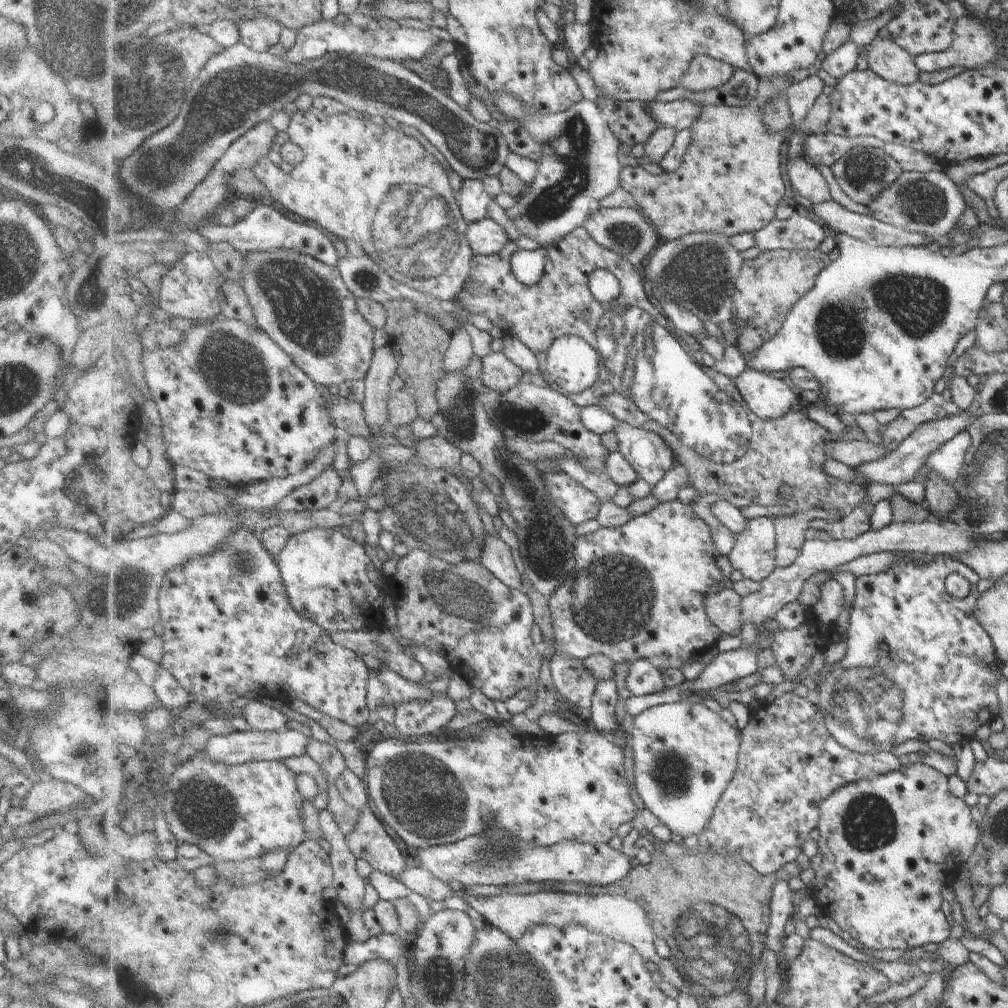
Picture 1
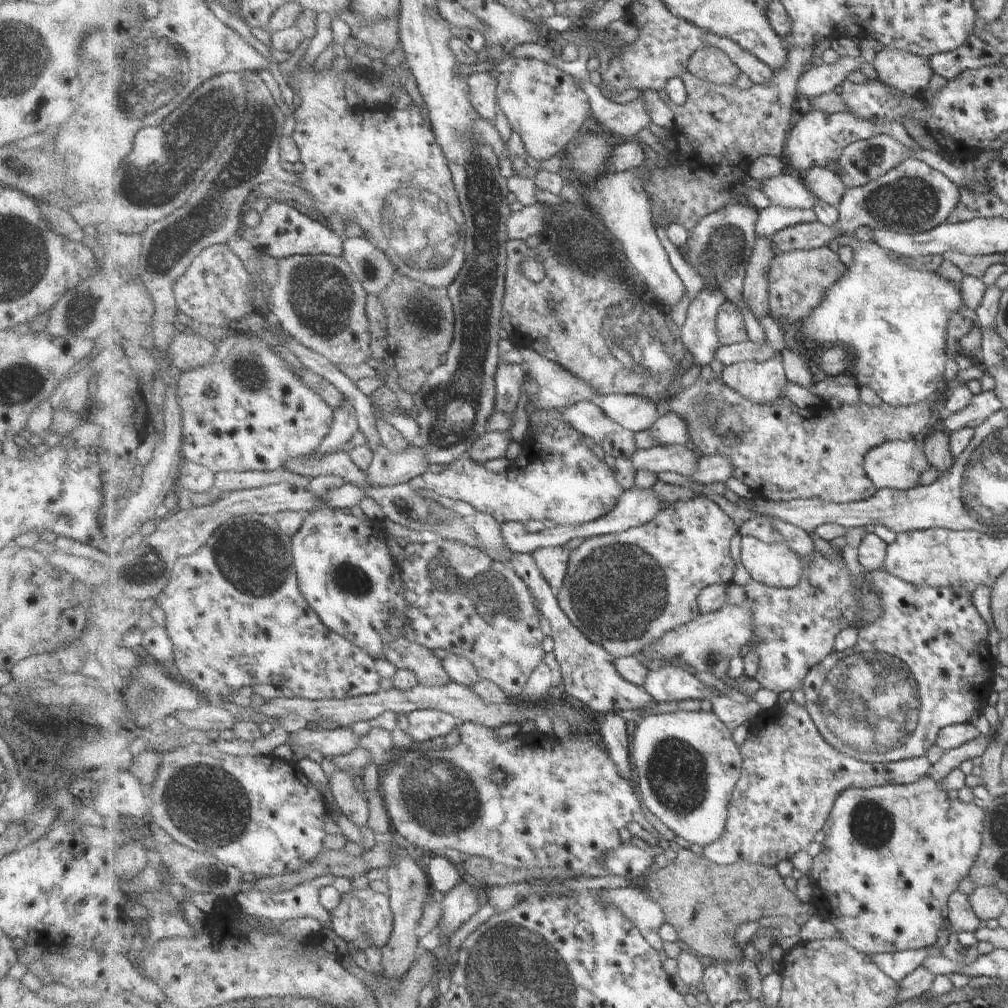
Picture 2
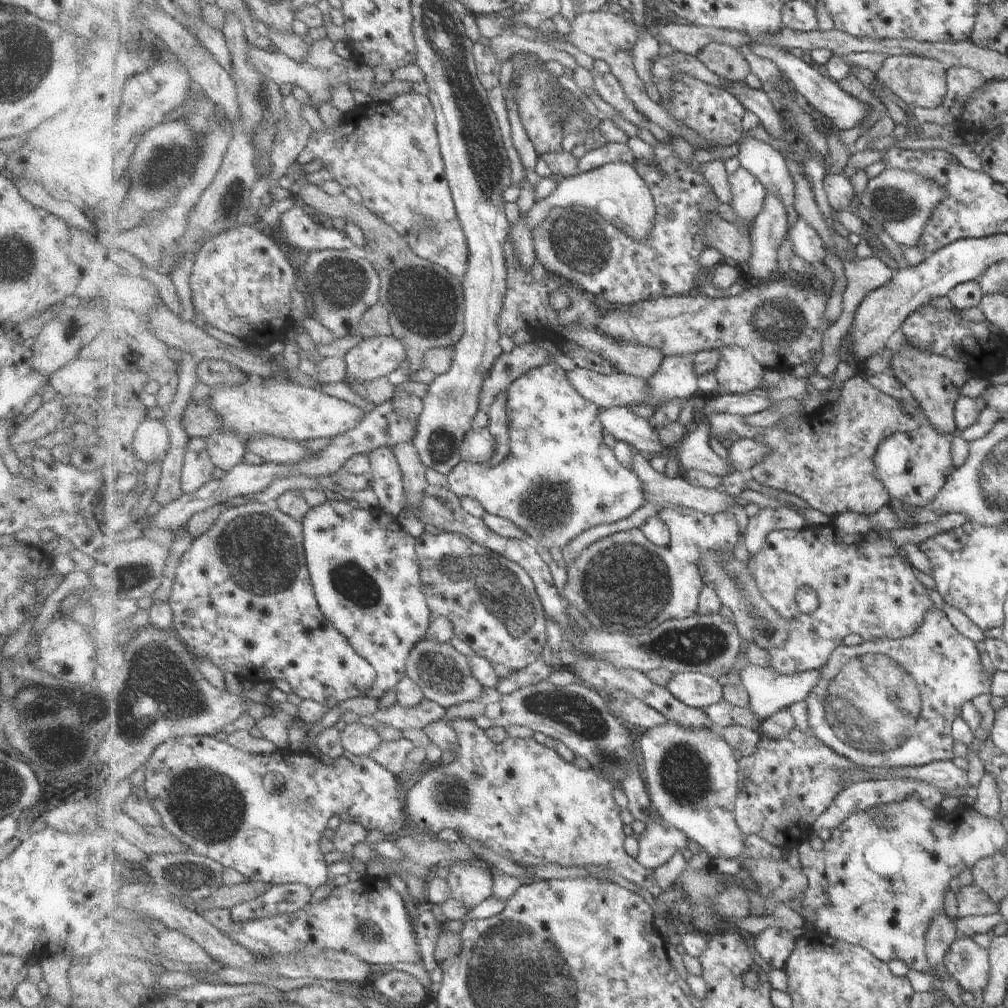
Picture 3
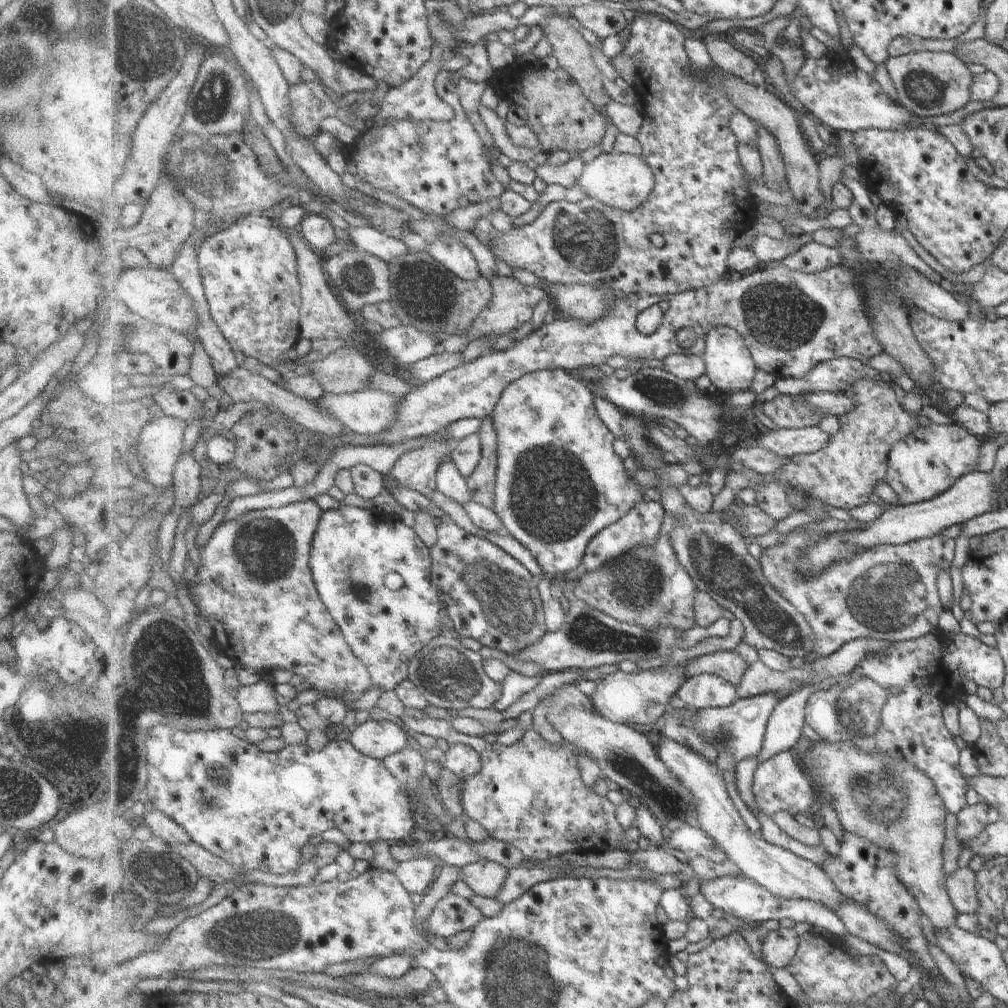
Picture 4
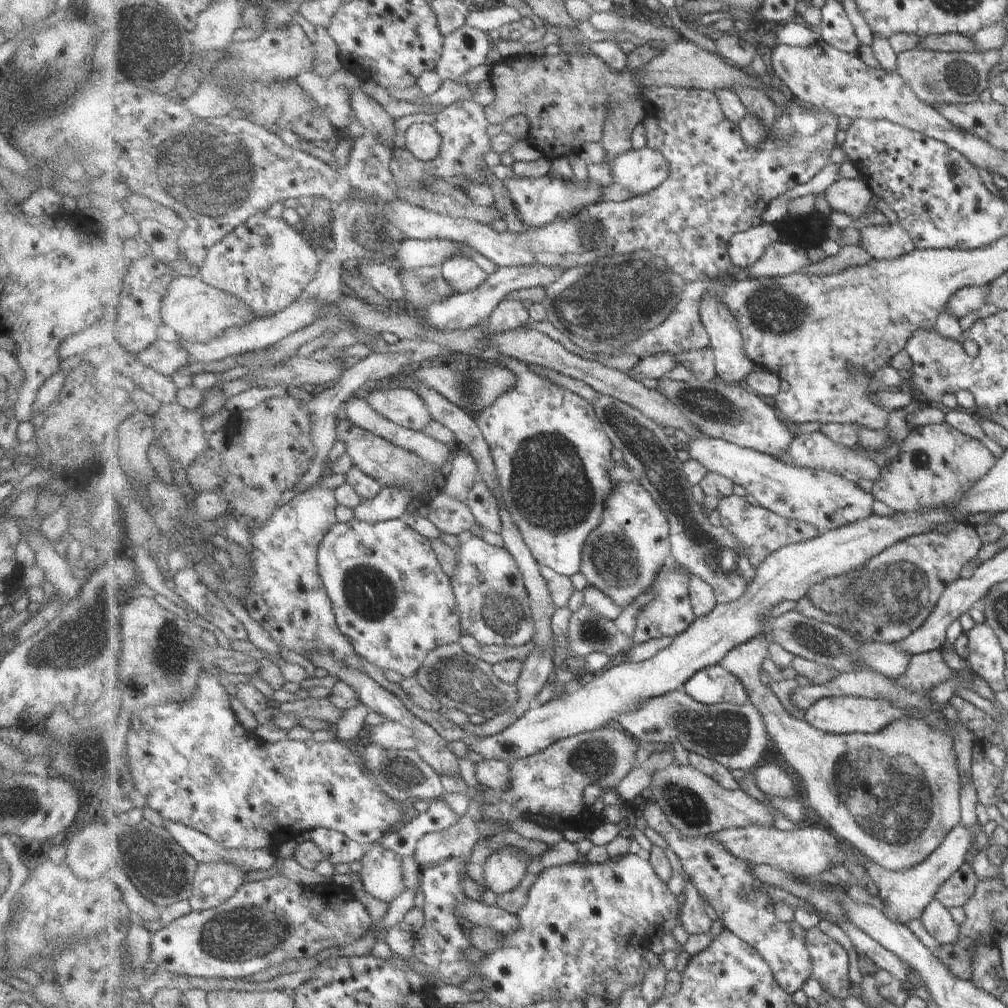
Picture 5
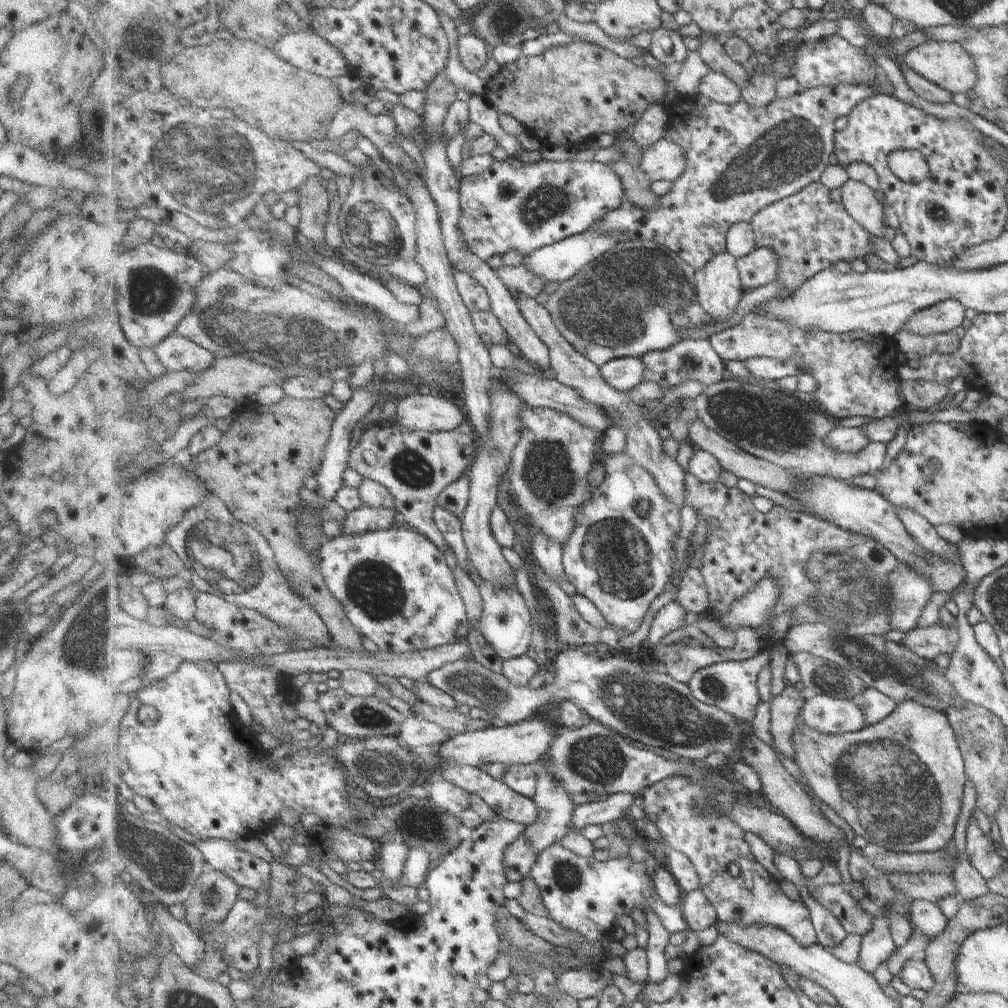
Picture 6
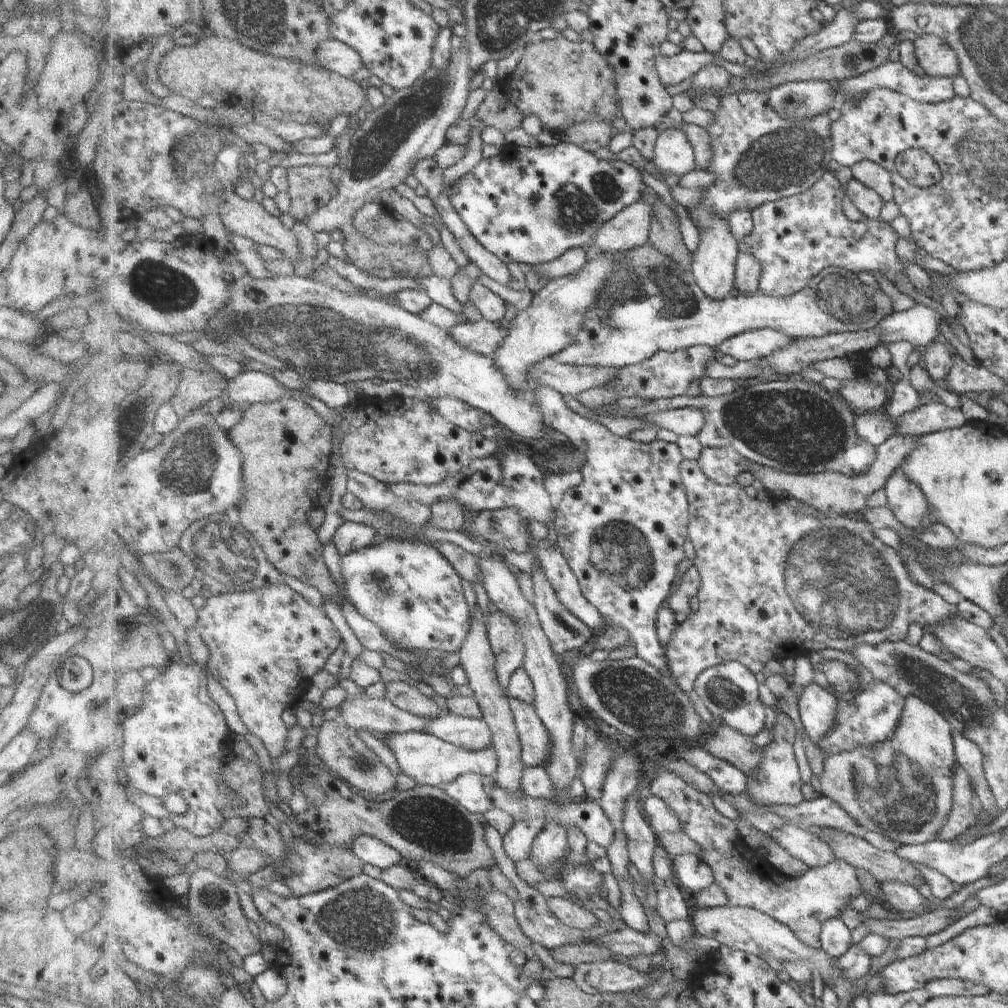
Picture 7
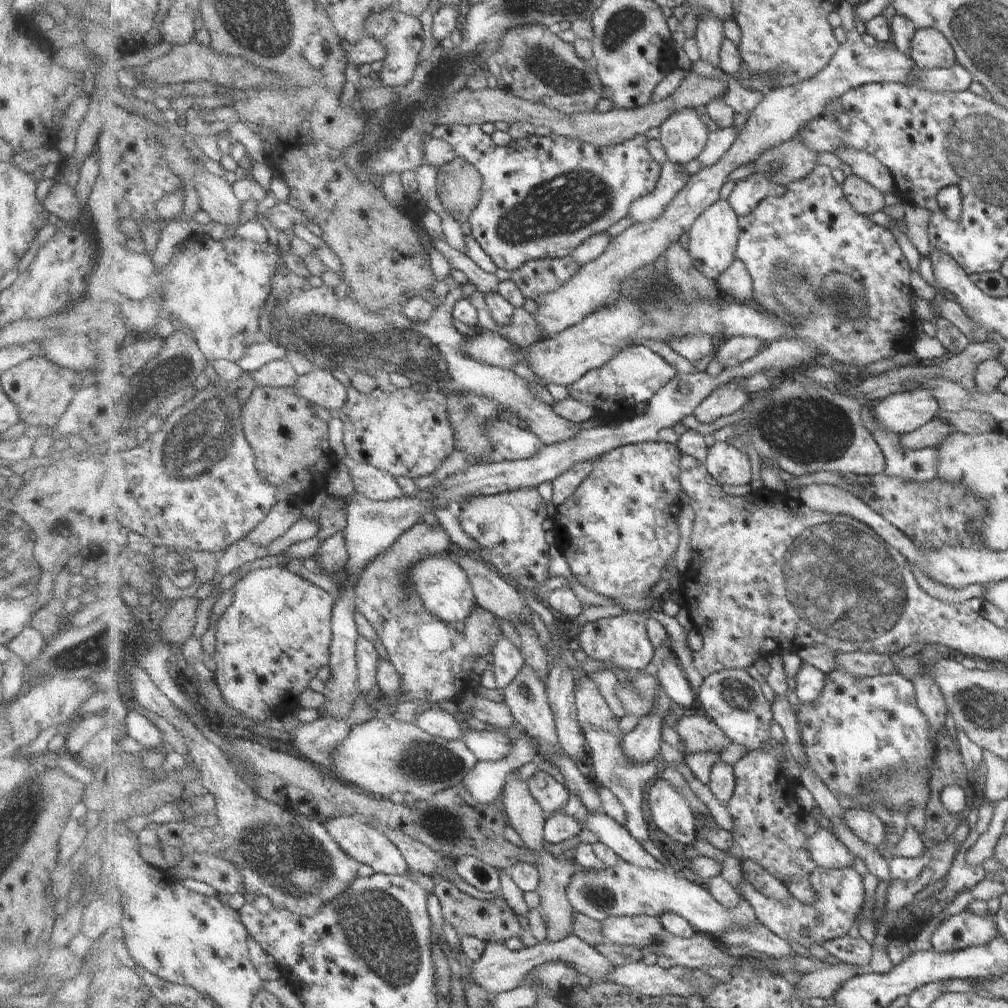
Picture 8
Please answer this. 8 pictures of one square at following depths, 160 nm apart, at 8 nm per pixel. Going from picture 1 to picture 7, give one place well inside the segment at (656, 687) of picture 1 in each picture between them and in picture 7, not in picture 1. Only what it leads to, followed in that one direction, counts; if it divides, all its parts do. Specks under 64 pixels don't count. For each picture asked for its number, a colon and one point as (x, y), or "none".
2: (669, 683)
3: (696, 689)
4: (706, 690)
5: (714, 685)
6: (731, 685)
7: (730, 691)

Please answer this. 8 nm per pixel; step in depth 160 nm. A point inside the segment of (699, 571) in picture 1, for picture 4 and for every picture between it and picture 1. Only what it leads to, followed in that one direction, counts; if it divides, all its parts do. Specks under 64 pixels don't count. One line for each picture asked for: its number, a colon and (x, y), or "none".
2: (625, 590)
3: (624, 582)
4: (649, 576)

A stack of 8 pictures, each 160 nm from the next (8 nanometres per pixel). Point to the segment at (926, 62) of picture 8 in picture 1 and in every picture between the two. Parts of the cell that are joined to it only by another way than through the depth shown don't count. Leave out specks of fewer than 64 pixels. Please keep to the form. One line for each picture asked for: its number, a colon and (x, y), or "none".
1: (886, 58)
2: (908, 73)
3: (920, 82)
4: (929, 83)
5: (959, 77)
6: (946, 64)
7: (936, 58)

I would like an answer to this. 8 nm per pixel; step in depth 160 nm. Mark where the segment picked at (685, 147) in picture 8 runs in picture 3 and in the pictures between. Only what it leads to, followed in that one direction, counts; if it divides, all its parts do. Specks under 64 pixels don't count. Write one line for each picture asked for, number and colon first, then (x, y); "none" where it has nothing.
3: (617, 190)
4: (625, 181)
5: (642, 170)
6: (665, 160)
7: (674, 153)

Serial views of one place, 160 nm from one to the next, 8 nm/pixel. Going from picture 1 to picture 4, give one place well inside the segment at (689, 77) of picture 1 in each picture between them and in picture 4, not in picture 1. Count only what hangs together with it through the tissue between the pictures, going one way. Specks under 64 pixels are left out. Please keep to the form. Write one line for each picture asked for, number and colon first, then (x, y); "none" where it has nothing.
2: (712, 64)
3: (728, 62)
4: (725, 55)

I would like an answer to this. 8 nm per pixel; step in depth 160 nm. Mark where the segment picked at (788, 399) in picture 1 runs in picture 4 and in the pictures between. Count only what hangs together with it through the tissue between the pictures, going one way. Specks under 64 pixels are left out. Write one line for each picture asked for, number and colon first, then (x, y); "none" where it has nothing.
2: (762, 383)
3: (739, 372)
4: (731, 367)

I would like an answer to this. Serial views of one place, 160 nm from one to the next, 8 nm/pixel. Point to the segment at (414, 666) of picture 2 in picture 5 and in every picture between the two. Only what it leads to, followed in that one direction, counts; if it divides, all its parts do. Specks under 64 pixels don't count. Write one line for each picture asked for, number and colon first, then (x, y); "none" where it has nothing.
3: (445, 676)
4: (450, 675)
5: (455, 678)

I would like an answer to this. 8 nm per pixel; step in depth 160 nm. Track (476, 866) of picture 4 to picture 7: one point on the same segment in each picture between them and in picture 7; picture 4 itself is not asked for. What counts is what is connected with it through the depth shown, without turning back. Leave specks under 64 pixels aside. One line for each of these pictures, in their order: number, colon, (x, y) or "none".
5: (503, 872)
6: (555, 807)
7: (552, 704)

